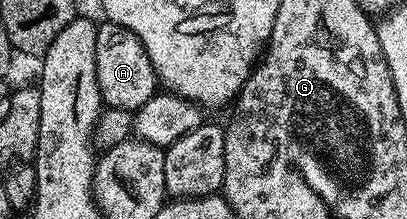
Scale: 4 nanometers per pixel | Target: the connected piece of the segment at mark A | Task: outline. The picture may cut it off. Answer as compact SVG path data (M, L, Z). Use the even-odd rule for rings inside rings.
M102 22L97 28L95 37L95 77L99 81L99 93L105 107L127 109L136 113L146 101L158 94L159 80L147 57L147 49L131 33L118 23Z

